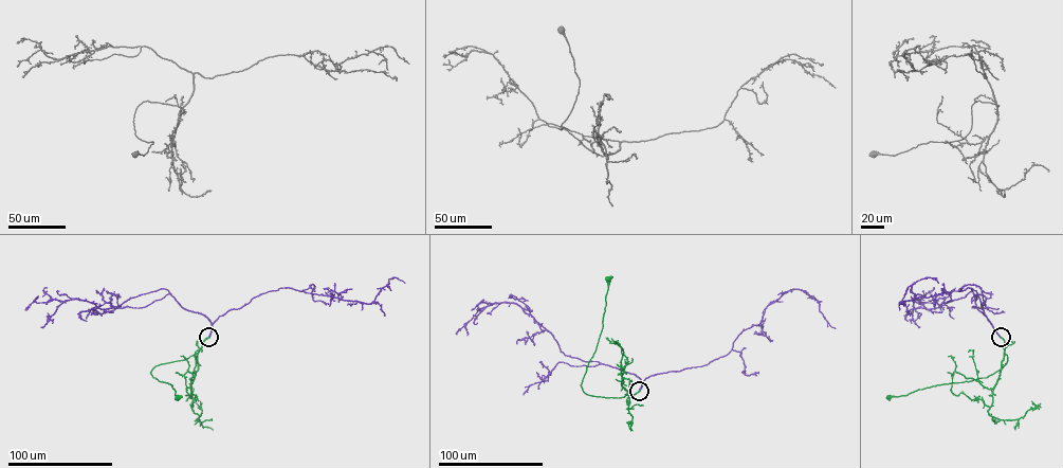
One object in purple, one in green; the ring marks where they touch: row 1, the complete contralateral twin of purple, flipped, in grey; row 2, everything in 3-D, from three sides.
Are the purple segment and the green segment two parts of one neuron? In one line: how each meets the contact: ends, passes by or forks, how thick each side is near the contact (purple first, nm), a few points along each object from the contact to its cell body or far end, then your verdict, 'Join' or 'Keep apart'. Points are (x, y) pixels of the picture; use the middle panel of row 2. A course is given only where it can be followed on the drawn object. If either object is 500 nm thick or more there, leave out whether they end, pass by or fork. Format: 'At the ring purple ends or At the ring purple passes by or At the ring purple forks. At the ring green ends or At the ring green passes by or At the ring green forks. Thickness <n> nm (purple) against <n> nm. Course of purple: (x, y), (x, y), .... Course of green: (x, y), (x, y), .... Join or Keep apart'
Thickness 750 nm (purple) against 600 nm. Course of purple: (639, 391), (649, 376), (727, 355), (743, 330), (761, 323), (767, 307), (792, 289), (813, 296), (836, 328). Course of green: (639, 391), (623, 397), (605, 397), (586, 394), (581, 385), (602, 327), (608, 278). Join

